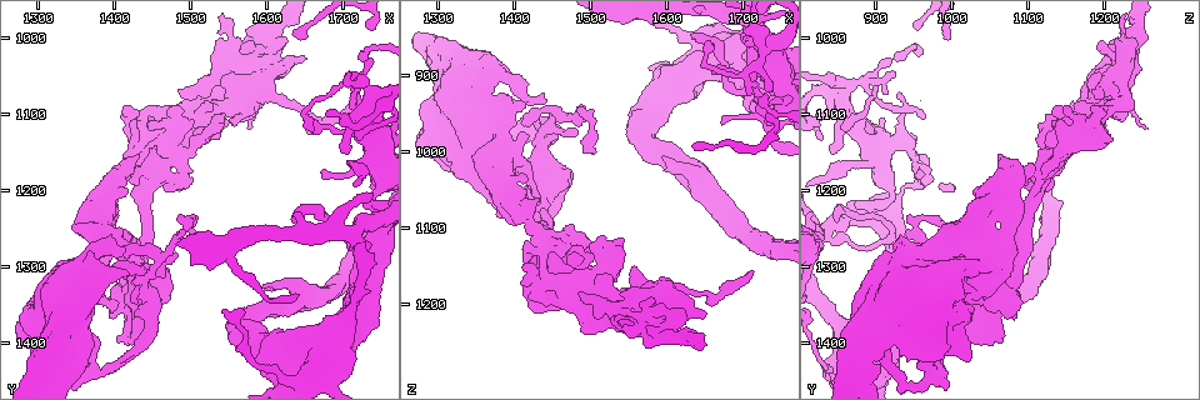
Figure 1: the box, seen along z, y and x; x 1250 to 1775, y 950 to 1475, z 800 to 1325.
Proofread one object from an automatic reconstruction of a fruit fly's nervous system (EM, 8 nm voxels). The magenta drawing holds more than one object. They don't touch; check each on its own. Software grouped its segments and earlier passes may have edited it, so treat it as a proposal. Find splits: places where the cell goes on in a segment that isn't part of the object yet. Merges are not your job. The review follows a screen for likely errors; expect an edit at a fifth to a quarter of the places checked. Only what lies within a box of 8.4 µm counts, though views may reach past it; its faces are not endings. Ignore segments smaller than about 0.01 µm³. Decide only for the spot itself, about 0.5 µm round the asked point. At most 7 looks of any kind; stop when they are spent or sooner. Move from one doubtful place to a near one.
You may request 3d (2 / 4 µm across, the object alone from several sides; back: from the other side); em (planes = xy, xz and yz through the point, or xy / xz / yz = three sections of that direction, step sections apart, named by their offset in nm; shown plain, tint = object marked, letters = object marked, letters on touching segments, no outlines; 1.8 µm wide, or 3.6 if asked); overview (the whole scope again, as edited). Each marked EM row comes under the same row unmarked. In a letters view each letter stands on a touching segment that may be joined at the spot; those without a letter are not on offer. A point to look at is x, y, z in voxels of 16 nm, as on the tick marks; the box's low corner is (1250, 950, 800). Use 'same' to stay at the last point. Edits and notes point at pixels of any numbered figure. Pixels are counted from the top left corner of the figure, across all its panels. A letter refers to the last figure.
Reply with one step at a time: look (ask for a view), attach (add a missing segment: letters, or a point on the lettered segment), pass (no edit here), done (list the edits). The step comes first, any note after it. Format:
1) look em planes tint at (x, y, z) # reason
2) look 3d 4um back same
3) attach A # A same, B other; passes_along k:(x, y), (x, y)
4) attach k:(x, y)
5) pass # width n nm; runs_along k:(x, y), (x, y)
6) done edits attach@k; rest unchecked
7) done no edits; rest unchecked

look em 3.6um yz step 8 tint at (1690, 1385, 860) # thick turns thin

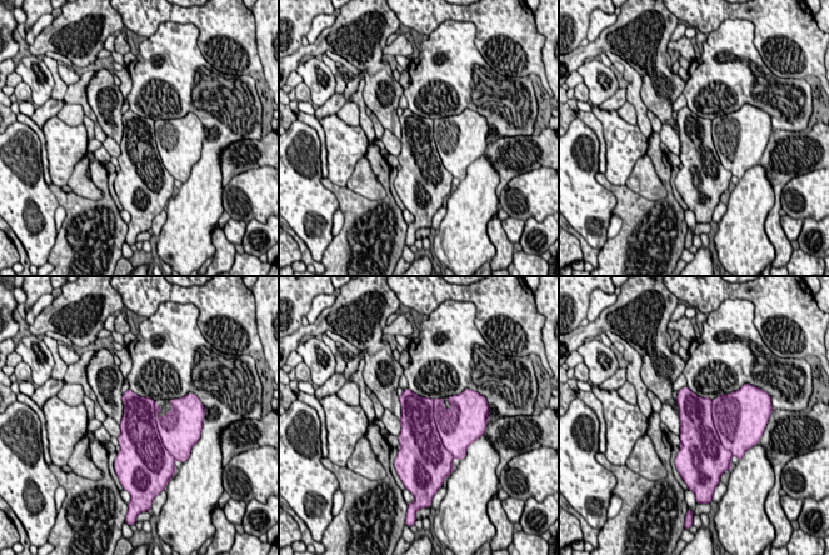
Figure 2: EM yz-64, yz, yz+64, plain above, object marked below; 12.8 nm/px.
look em 3.6um planes letters same # cut it another way

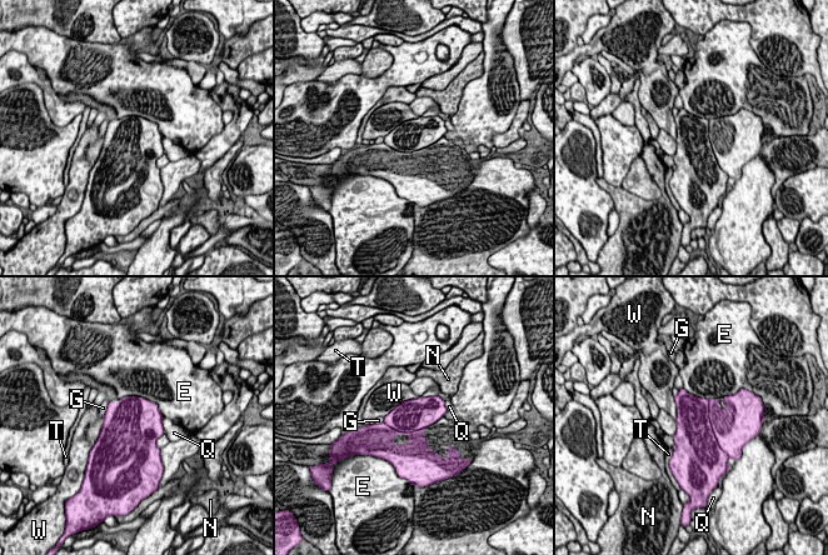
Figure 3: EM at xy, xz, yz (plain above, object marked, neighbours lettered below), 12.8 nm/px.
pass # width 500 nm; E other, G other, N other, Q other, T other, W other; no lettered segment goes on from it

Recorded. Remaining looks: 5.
look em 3.6um xy step 16 tint at (1500, 1235, 960) # abrupt turn

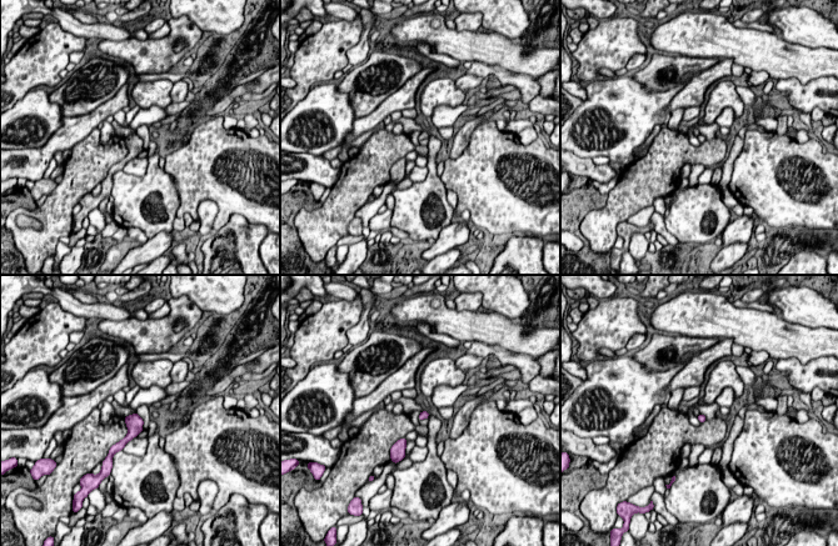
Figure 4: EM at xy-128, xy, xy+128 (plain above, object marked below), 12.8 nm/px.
look em 3.6um planes letters same # another direction

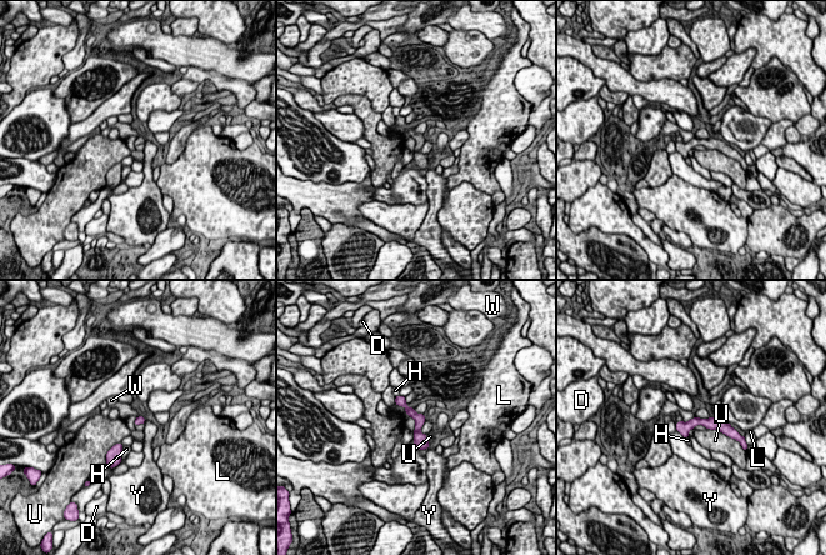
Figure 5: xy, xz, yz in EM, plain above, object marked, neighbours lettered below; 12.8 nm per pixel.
pass # width 100 nm; longest_contact U 420 nm; D other, H other, L other, U other, W other, Y other; no lettered segment goes on from it

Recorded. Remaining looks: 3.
look em yz step 16 tint at (1595, 1330, 1005) # an open end

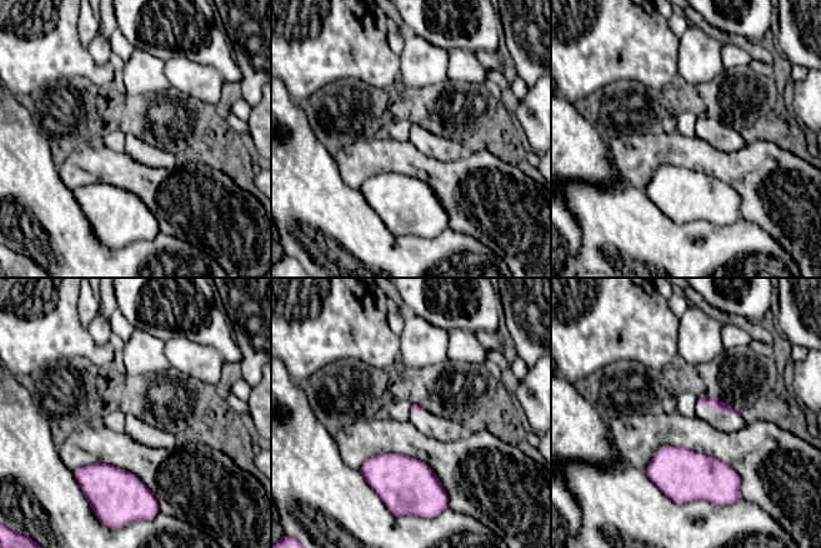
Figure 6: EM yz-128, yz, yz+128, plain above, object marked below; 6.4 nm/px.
look em planes letters same

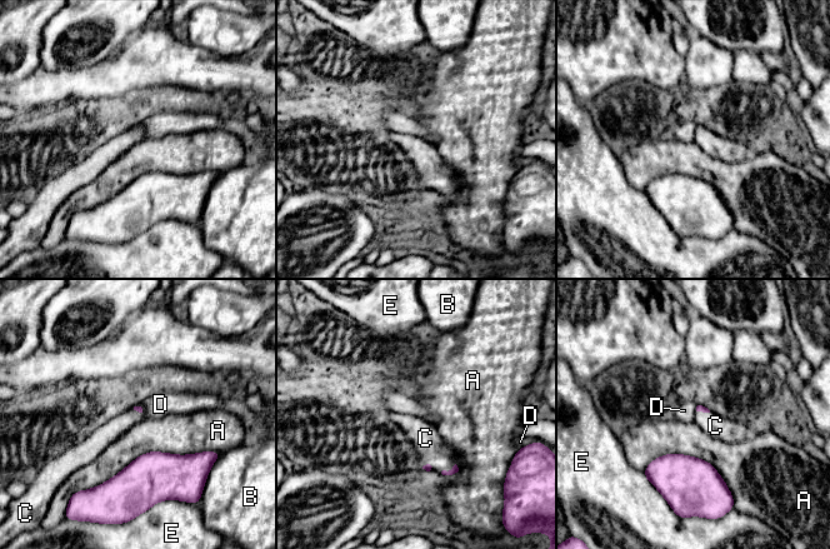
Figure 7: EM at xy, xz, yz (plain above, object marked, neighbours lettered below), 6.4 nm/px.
attach C # A other, B other, C same, D other, E other; the cell continues

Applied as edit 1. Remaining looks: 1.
done edits attach@7; rest unchecked

